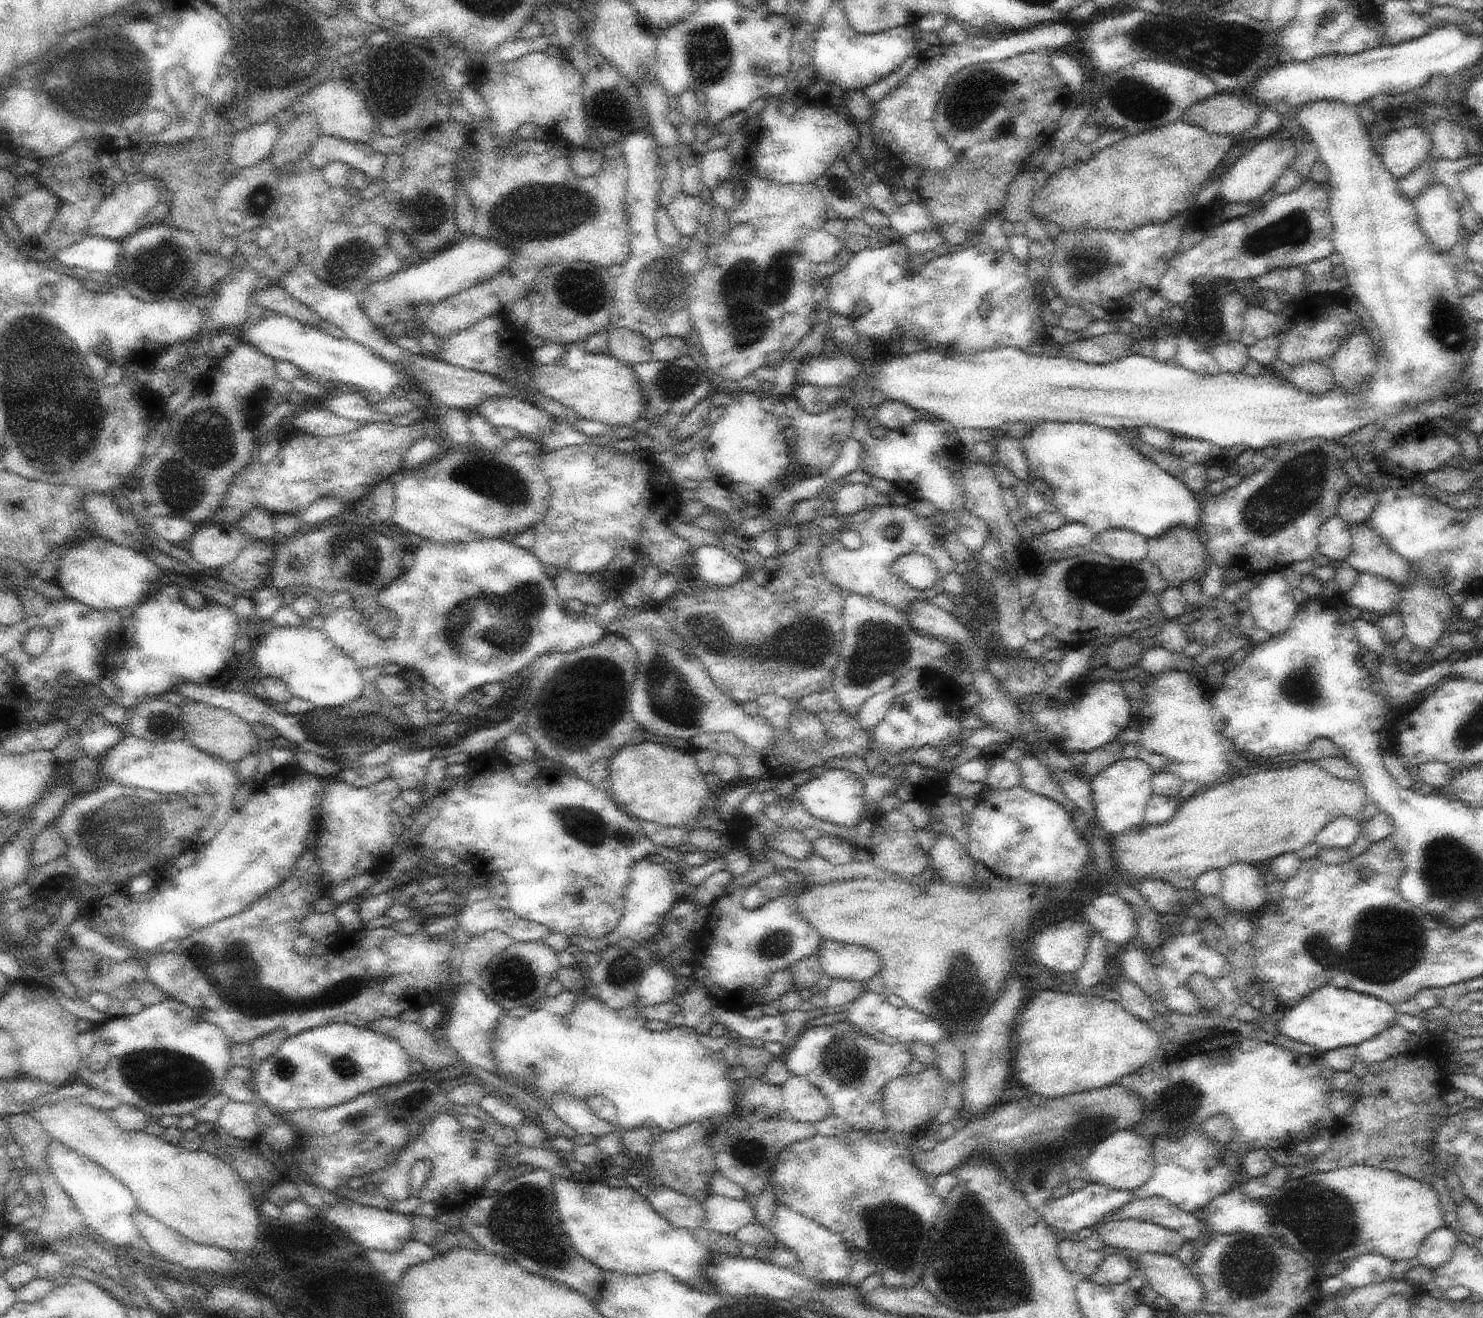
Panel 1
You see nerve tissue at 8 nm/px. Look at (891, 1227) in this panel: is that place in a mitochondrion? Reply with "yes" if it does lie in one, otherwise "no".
yes

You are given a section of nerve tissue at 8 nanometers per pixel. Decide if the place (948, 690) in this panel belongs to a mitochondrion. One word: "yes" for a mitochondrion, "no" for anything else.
no

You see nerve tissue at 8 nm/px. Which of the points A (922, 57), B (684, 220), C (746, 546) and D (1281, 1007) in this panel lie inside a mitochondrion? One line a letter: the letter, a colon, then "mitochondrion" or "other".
A: other
B: other
C: other
D: other

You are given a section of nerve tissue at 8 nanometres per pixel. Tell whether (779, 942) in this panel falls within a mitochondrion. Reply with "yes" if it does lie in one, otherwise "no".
yes

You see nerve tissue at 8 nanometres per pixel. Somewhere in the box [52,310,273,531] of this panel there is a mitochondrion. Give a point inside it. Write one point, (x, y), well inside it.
(214, 440)

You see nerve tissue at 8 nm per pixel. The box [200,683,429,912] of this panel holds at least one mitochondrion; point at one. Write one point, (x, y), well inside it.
(333, 731)

